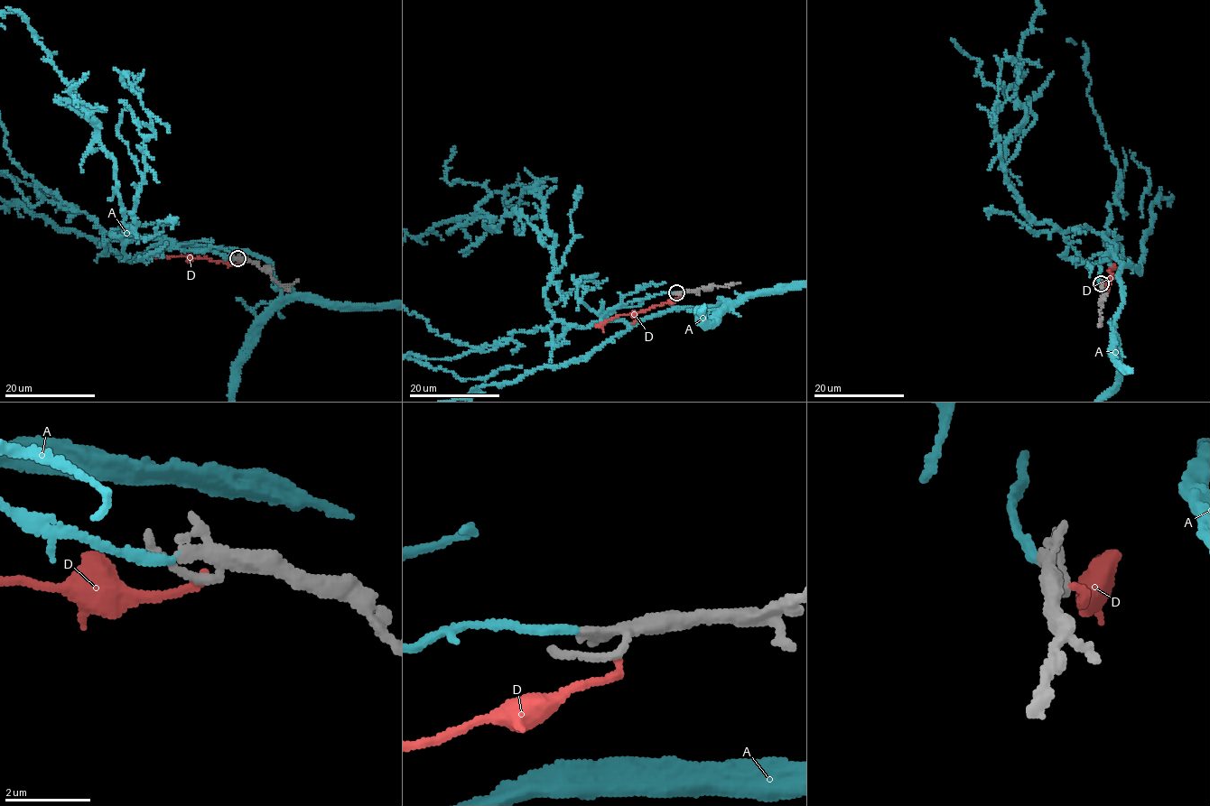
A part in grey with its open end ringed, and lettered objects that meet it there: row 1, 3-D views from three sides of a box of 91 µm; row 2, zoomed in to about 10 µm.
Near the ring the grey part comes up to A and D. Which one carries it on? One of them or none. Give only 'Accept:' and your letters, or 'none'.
Accept: A

